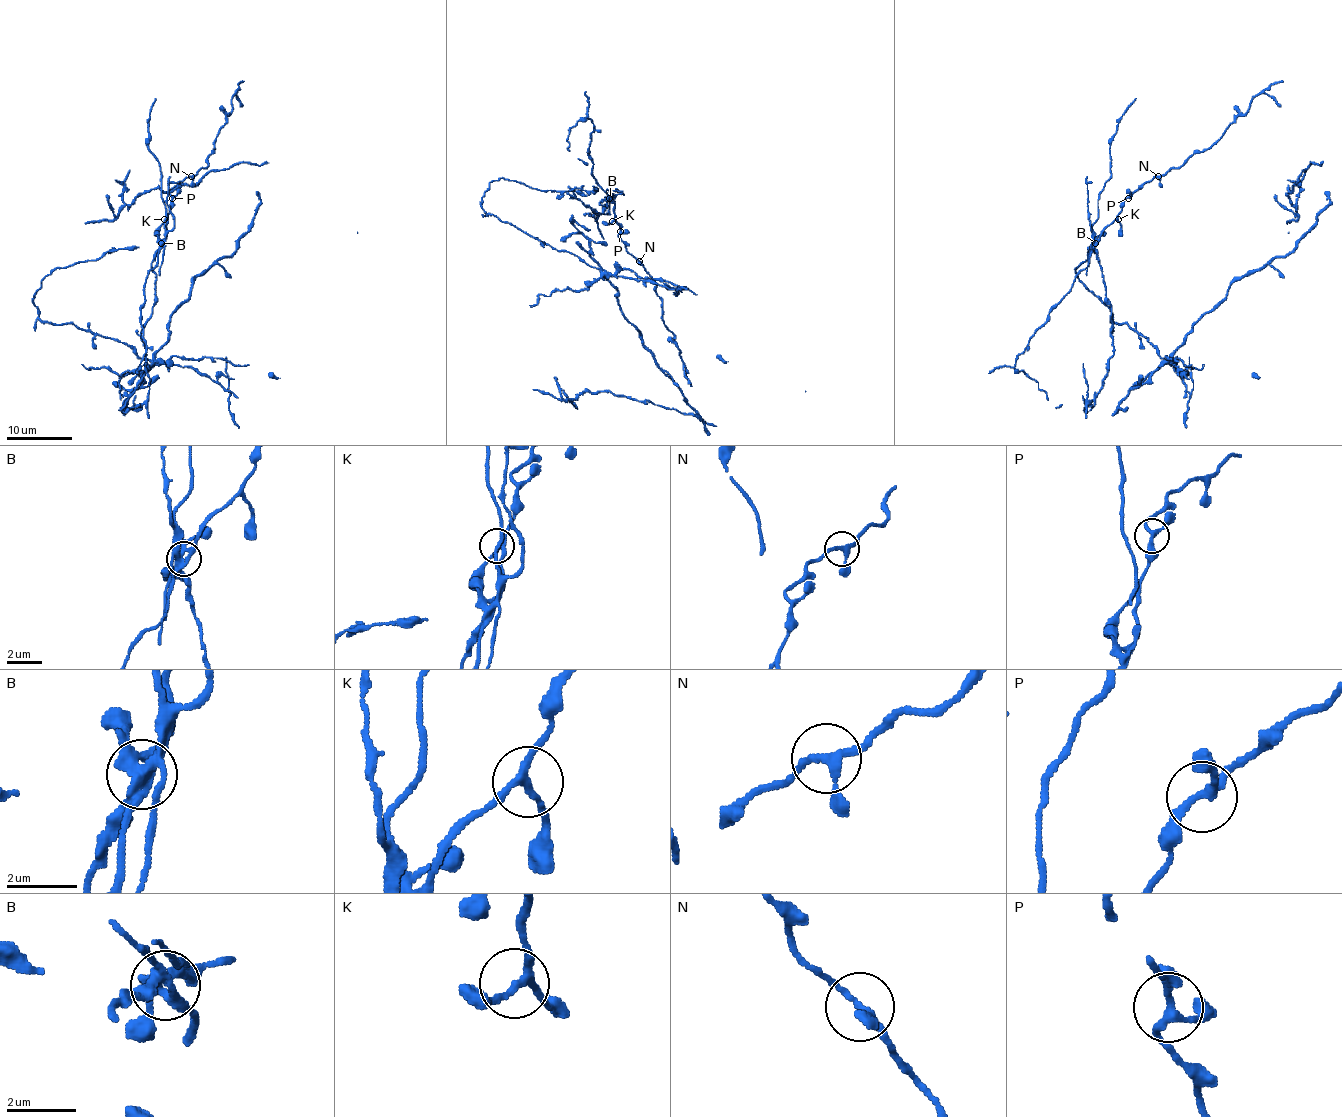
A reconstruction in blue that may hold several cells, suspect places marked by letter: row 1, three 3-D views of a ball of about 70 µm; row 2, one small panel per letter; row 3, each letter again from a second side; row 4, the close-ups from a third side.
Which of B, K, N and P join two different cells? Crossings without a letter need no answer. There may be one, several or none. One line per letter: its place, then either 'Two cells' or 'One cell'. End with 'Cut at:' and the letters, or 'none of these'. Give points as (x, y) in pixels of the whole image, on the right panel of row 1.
B: Place: (1095, 243). Two cells
K: Place: (1118, 219). One cell
N: Place: (1158, 176). Two cells
P: Place: (1128, 198). One cell
Cut at: B, N

